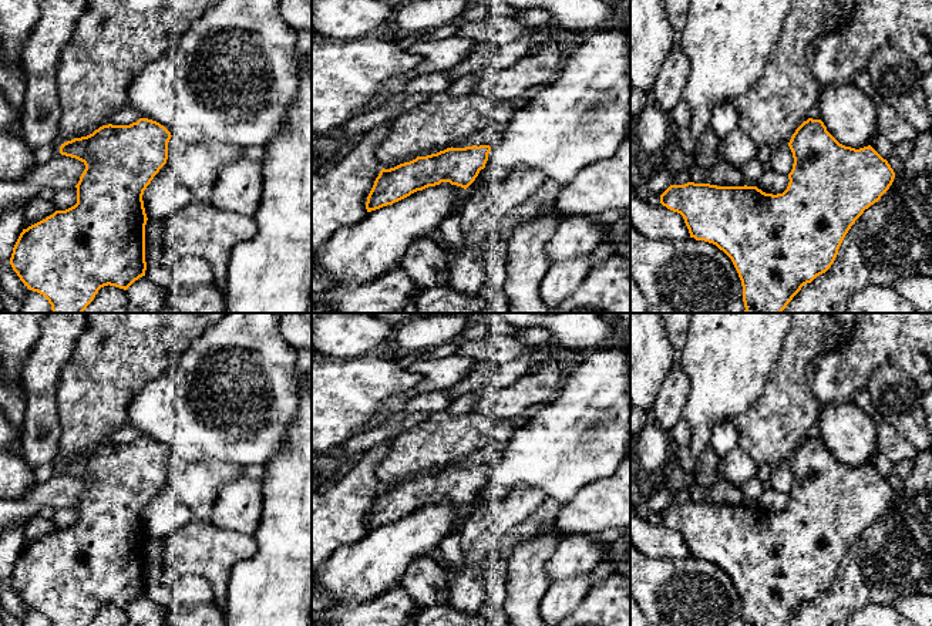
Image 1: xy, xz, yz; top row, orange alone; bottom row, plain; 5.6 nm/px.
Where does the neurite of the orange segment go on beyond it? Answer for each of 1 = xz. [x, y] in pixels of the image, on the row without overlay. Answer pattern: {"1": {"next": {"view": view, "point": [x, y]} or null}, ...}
{"1": {"next": null}}

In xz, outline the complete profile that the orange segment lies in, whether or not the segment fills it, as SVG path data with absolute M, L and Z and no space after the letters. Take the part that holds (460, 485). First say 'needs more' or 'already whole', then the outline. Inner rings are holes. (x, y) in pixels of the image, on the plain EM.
already whole; M489 464L447 467L390 488L381 488L367 515L367 531L393 524L417 509L450 501L467 508L485 487Z

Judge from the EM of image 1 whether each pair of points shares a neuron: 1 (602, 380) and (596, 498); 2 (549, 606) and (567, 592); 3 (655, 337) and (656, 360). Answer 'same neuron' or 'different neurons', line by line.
1: different neurons
2: same neuron
3: same neuron

